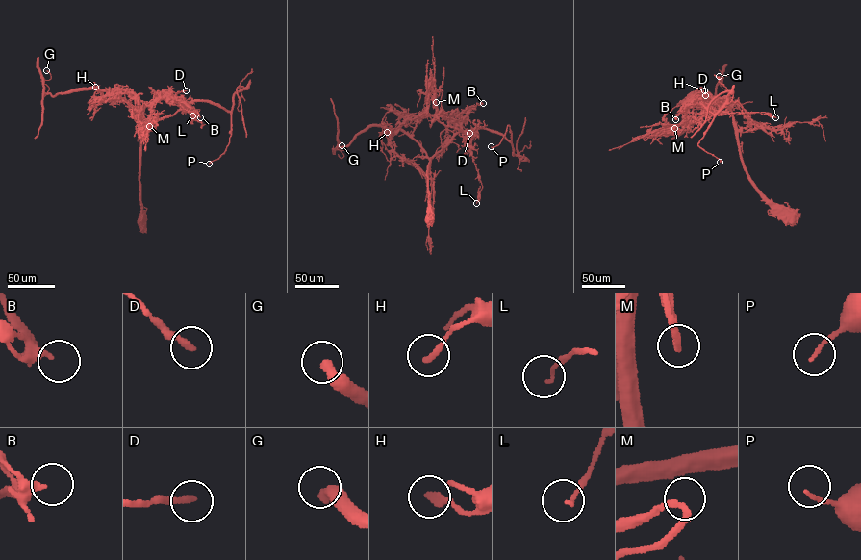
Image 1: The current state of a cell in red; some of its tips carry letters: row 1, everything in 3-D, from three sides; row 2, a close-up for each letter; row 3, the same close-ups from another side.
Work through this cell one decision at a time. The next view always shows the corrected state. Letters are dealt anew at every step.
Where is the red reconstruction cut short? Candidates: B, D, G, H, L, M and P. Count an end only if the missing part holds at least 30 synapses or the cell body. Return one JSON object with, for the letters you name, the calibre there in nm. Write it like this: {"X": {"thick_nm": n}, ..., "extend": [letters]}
{"extend": []}

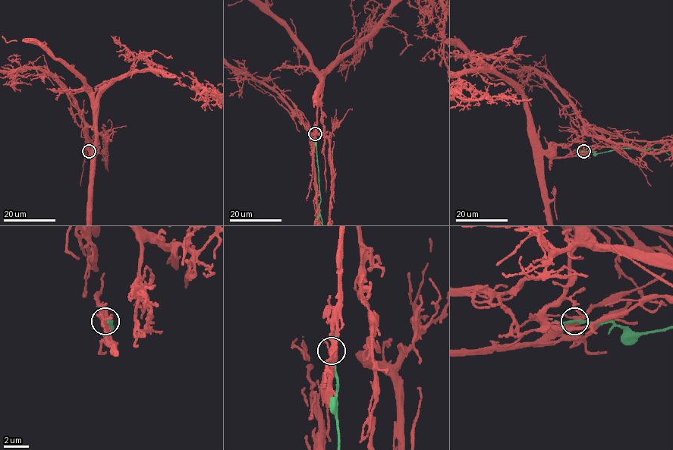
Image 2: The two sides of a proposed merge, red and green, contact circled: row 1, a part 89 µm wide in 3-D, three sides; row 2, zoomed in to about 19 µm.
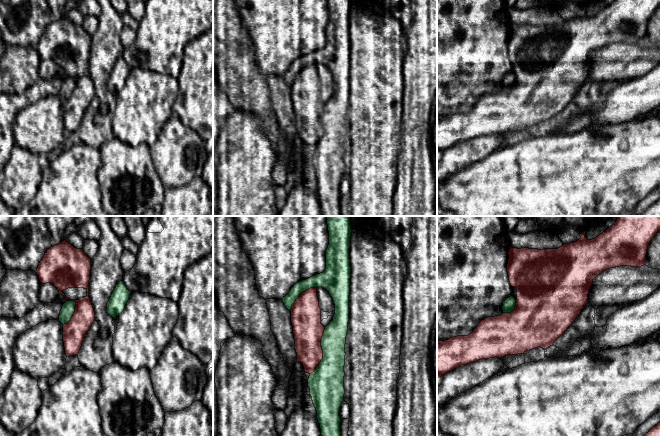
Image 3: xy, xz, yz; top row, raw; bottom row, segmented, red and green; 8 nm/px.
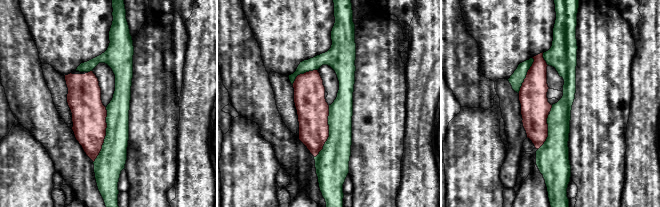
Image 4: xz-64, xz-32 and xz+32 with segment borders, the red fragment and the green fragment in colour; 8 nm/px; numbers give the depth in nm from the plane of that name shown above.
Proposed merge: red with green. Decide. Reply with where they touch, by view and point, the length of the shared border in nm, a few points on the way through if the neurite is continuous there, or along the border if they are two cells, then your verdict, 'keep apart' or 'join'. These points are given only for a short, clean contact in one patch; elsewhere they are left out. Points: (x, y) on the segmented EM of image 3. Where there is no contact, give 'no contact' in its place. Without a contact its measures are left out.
contact xz (322, 351); length 400 nm; keep apart

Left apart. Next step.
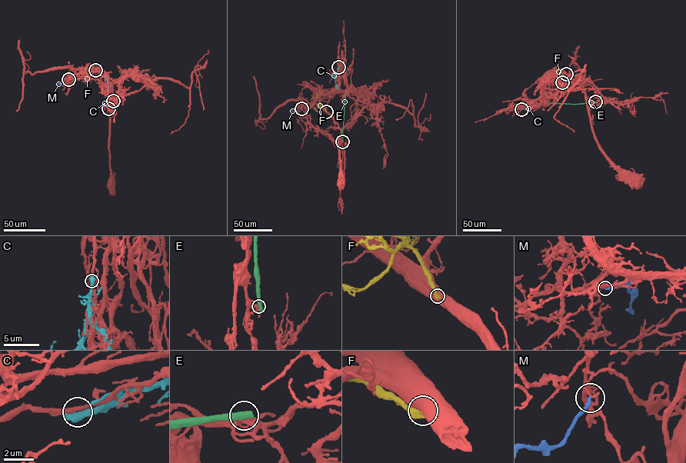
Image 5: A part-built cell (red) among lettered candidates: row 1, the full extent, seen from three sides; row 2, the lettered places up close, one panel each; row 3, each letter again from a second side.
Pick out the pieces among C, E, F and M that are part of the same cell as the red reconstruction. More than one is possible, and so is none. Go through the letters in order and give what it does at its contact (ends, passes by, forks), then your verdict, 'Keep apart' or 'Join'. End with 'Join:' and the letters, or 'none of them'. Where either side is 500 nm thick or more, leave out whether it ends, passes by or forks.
C: Keep apart
E: Keep apart
F: Keep apart
M: It ends there. Keep apart
Join: none of them

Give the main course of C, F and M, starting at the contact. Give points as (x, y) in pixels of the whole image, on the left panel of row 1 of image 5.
C: (108, 108), (104, 103), (109, 94), (107, 81), (102, 77)
F: (95, 71), (88, 66), (84, 74)
M: (68, 79), (58, 84), (57, 88)

